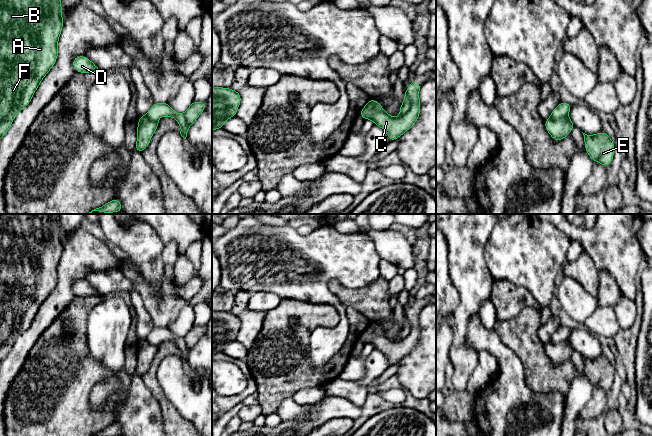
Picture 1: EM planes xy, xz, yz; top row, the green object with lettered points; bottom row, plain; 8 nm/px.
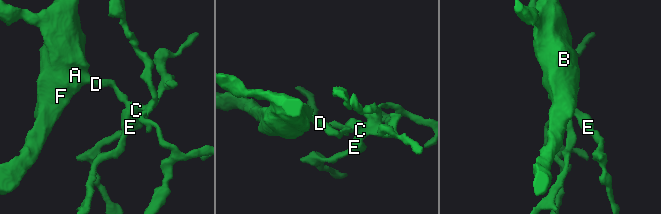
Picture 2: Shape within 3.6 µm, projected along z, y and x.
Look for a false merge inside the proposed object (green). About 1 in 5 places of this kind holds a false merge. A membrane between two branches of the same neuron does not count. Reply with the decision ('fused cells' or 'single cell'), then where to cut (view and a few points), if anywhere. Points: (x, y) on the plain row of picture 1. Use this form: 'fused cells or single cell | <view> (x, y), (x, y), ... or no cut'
fused cells | xz (405, 316), (410, 326), (410, 332), (401, 339)

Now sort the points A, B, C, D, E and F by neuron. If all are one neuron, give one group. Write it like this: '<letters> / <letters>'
A B D F / C E

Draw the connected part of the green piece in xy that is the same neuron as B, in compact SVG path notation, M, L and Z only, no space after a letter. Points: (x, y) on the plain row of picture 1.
M0 214L0 364L55 288L62 251L59 214Z

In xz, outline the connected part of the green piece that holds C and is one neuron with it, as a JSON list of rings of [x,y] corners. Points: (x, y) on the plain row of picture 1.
[[[410,305],[409,313],[405,313],[411,326],[410,333],[400,341],[391,341],[382,331],[377,335],[375,329],[380,326],[375,325],[373,322],[368,325],[365,331],[359,336],[359,339],[364,344],[372,344],[375,349],[384,353],[388,358],[389,366],[391,366],[409,354],[418,344],[420,338],[420,311],[421,308],[419,306]]]

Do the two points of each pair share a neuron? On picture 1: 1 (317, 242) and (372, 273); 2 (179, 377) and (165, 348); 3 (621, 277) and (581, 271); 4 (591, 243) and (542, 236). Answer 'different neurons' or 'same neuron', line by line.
1: same neuron
2: different neurons
3: different neurons
4: different neurons

